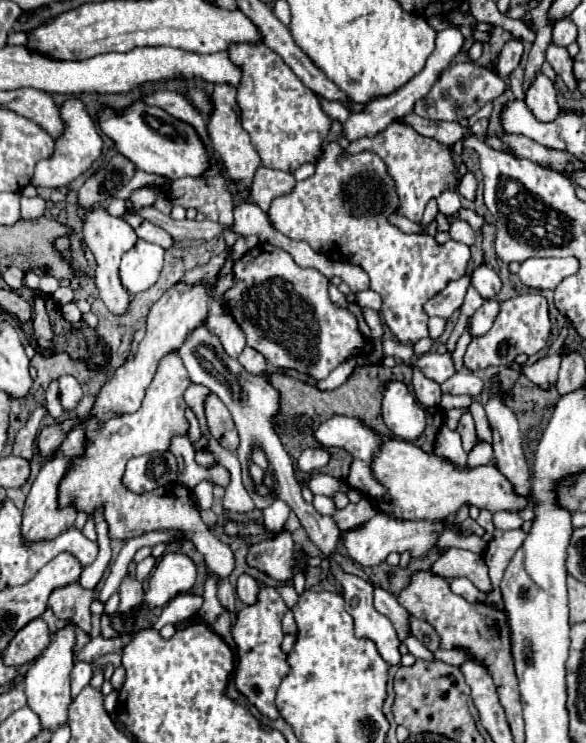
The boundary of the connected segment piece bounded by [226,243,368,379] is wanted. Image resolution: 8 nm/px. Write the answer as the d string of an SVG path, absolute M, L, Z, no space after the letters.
M258 243L244 257L240 257L234 265L236 285L226 293L228 309L240 321L240 327L246 333L246 343L260 351L272 365L284 369L296 369L300 373L308 373L314 379L326 379L330 371L340 365L352 353L358 353L366 347L366 339L358 331L356 317L338 309L330 303L328 297L328 279L316 269L302 269L294 263L290 253L270 243Z

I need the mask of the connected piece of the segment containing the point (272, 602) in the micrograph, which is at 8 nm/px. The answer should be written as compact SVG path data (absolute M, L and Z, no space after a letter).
M258 583L258 601L238 611L236 621L230 627L230 633L236 643L236 655L238 655L238 665L234 671L234 685L262 715L270 719L280 717L280 711L274 699L276 699L276 691L282 679L290 673L286 653L280 647L284 639L282 617L286 615L286 611L288 607L284 599L280 597L280 593L274 587Z

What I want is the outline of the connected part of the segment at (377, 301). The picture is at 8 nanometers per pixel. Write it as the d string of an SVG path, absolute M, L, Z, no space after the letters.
M364 289L364 291L358 291L358 293L354 293L354 295L356 295L358 303L360 303L364 309L374 309L374 311L380 311L382 299L380 299L380 295L378 295L376 291L372 291L372 289Z

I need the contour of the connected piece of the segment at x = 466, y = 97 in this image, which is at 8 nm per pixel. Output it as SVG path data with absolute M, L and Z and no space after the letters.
M474 61L454 63L446 67L438 81L432 85L432 89L414 105L414 113L426 119L438 119L438 121L460 121L472 117L480 107L484 107L488 101L496 99L504 91L504 81L490 71L488 67L482 67Z

